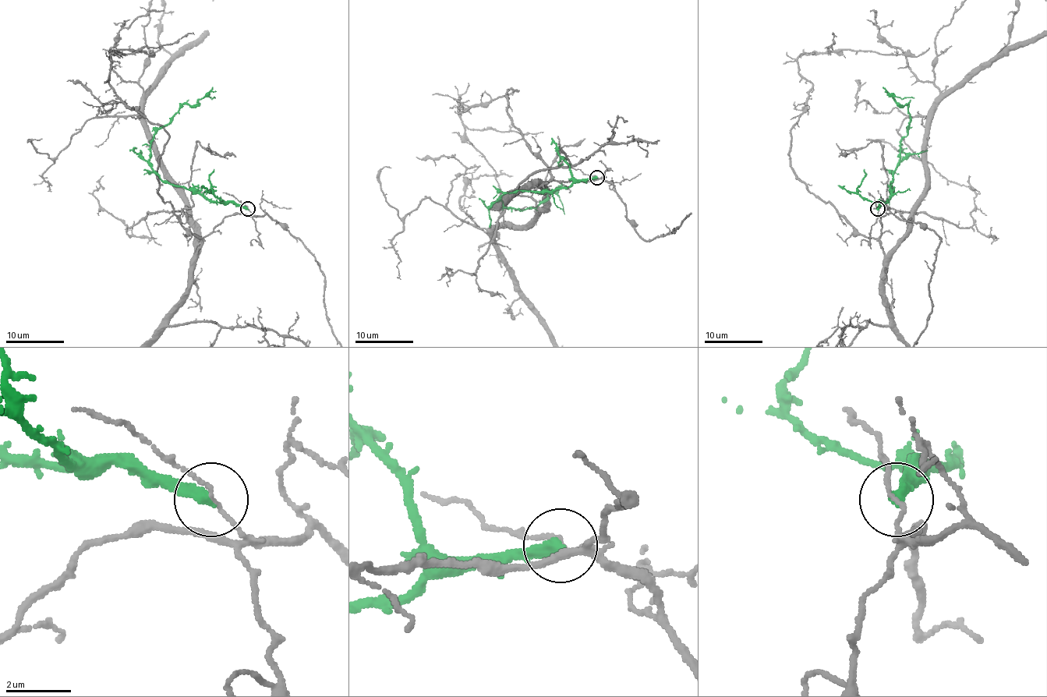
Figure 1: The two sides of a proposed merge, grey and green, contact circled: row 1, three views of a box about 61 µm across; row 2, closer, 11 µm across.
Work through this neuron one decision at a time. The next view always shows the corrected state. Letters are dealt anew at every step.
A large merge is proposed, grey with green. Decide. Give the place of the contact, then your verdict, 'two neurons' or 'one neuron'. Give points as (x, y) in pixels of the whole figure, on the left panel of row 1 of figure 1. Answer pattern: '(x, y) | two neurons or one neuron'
(247, 208) | two neurons

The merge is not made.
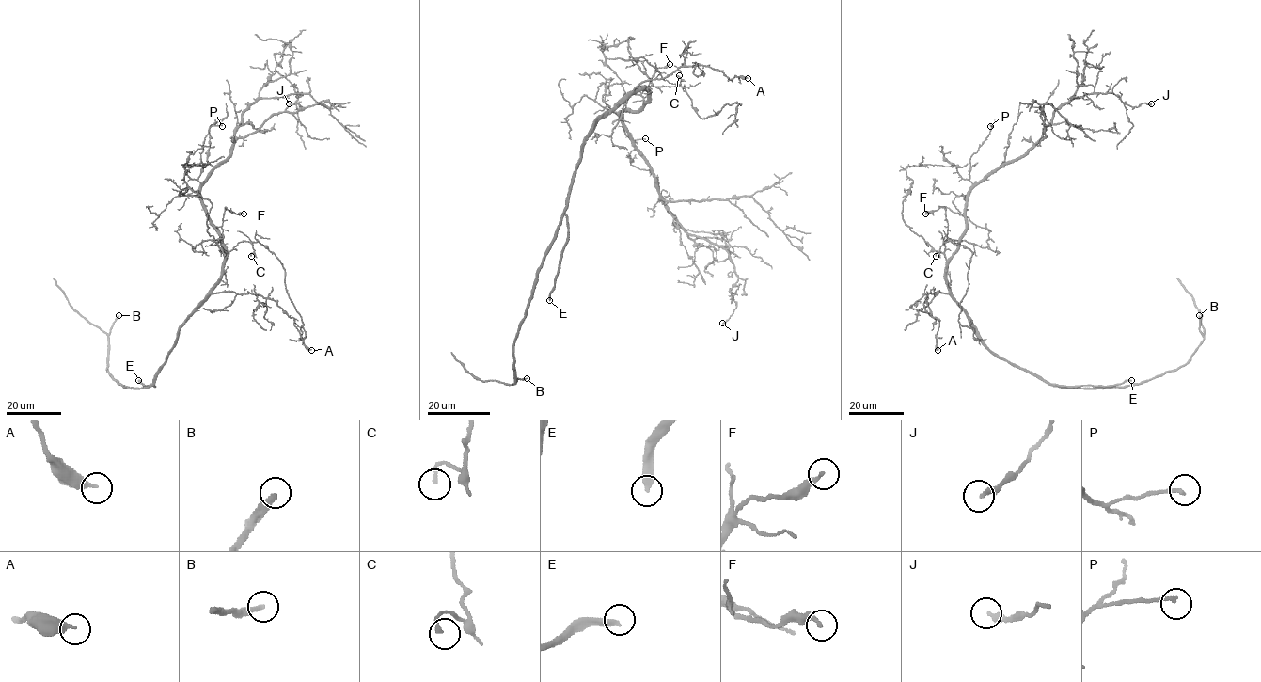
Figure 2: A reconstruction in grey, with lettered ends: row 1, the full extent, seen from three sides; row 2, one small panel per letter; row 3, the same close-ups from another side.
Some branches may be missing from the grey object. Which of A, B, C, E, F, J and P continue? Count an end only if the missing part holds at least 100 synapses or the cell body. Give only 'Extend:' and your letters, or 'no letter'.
Extend: B, E

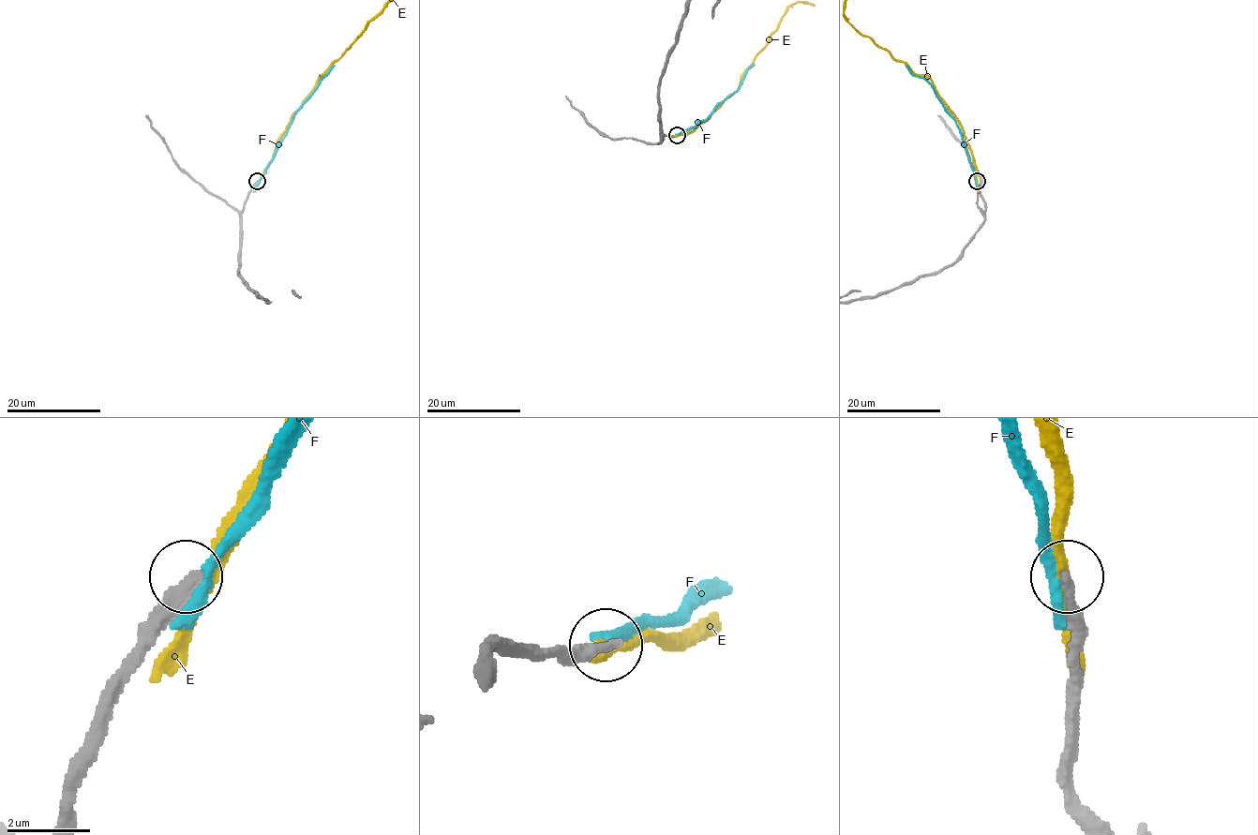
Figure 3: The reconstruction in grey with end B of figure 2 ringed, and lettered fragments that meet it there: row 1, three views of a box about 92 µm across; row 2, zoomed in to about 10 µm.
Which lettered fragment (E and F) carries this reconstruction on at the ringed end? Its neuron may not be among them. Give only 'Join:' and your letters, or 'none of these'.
Join: none of these

